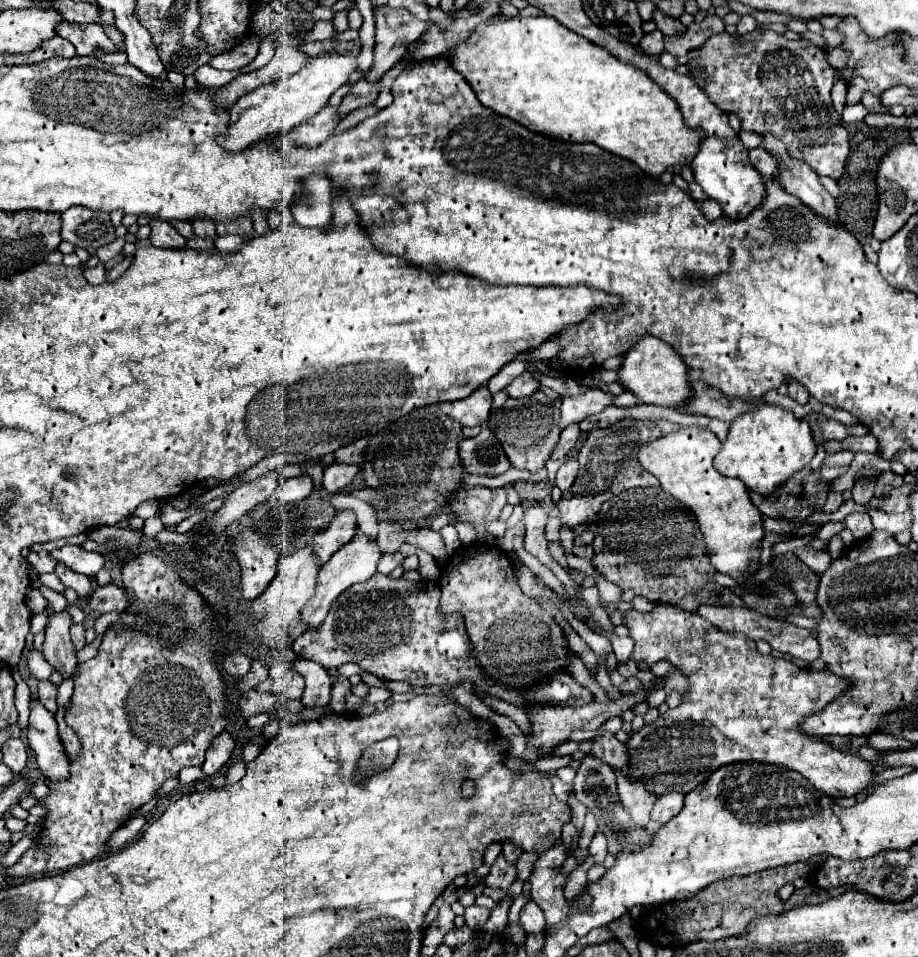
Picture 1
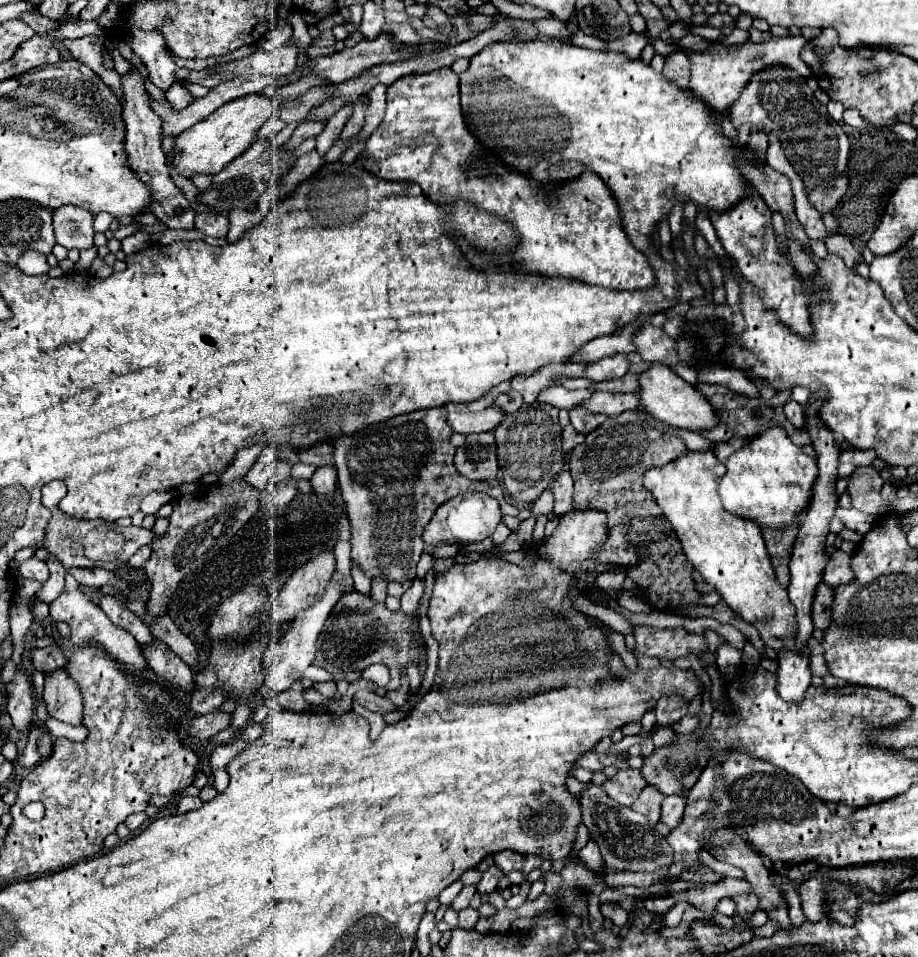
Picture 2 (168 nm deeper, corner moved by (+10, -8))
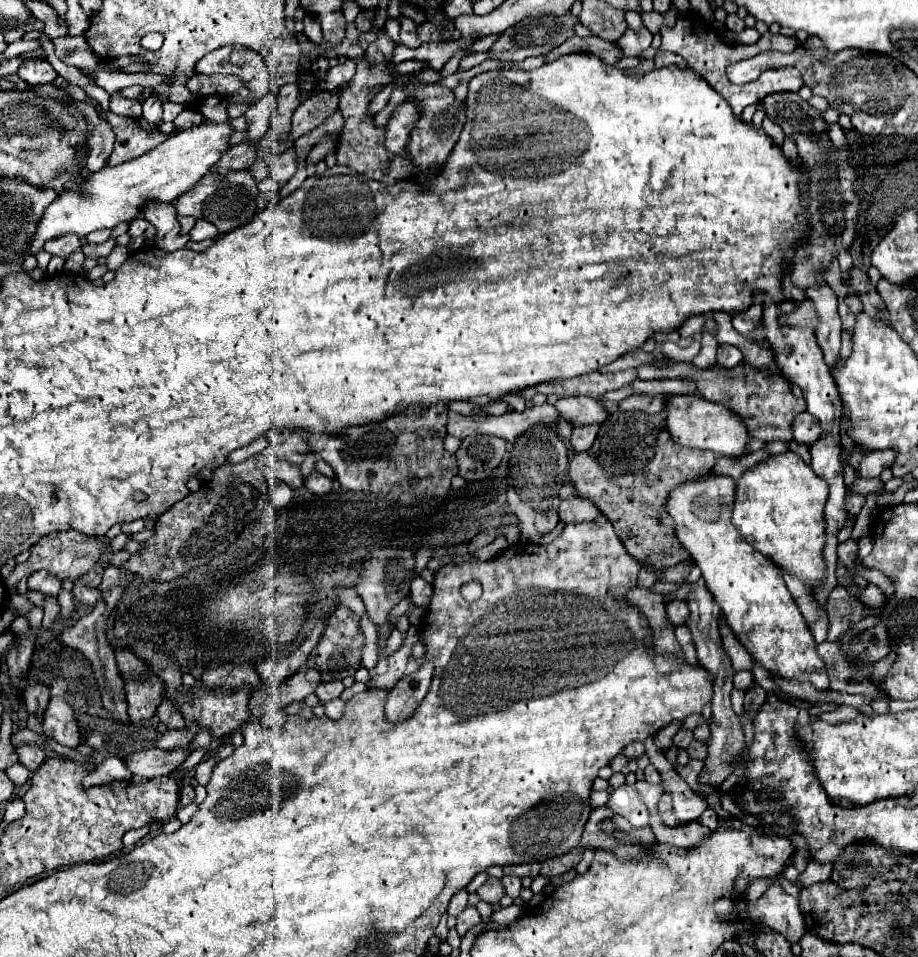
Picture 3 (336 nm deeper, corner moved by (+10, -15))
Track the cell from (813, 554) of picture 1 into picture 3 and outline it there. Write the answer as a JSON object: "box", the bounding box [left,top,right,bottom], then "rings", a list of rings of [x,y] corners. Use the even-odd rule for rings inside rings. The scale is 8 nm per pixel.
{"box":[861,584,887,608],"rings":[[[869,584],[865,590],[861,590],[861,600],[867,606],[875,606],[875,608],[883,608],[885,602],[887,602],[885,594],[877,586],[873,586],[873,584]]]}

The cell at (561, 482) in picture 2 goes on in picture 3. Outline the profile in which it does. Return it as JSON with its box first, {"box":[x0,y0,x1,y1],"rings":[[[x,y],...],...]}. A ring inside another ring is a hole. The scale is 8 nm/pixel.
{"box":[559,498,601,524],"rings":[[[583,498],[563,500],[559,506],[559,518],[565,524],[589,522],[589,520],[595,520],[599,514],[601,514],[599,508],[595,508],[595,504],[591,500],[583,500]]]}

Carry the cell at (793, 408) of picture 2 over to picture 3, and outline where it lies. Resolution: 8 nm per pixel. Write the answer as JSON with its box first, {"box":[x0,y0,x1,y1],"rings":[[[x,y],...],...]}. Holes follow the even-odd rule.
{"box":[793,412,823,446],"rings":[[[803,412],[795,418],[795,424],[793,424],[793,438],[799,442],[799,444],[805,444],[805,446],[811,446],[813,442],[817,442],[821,436],[823,430],[819,428],[819,422],[809,414],[809,412]]]}

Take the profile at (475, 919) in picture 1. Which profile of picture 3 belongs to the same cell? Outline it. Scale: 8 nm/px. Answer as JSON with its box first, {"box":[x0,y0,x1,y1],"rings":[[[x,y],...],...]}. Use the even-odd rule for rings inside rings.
{"box":[457,906,481,938],"rings":[[[467,906],[467,908],[457,916],[457,932],[459,932],[459,936],[463,938],[463,936],[465,936],[465,932],[467,932],[469,928],[477,926],[479,922],[481,922],[481,916],[479,916],[477,908]]]}

